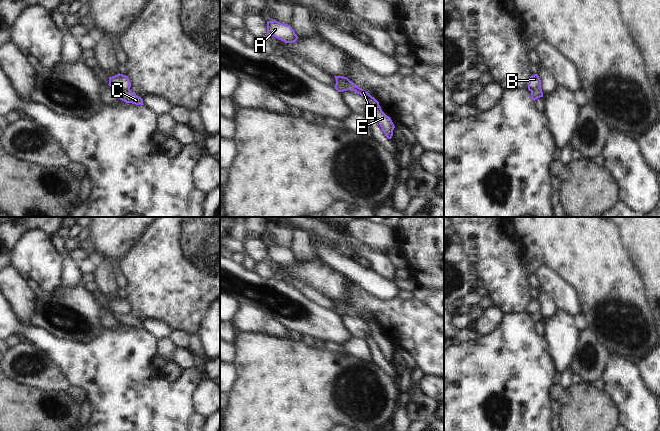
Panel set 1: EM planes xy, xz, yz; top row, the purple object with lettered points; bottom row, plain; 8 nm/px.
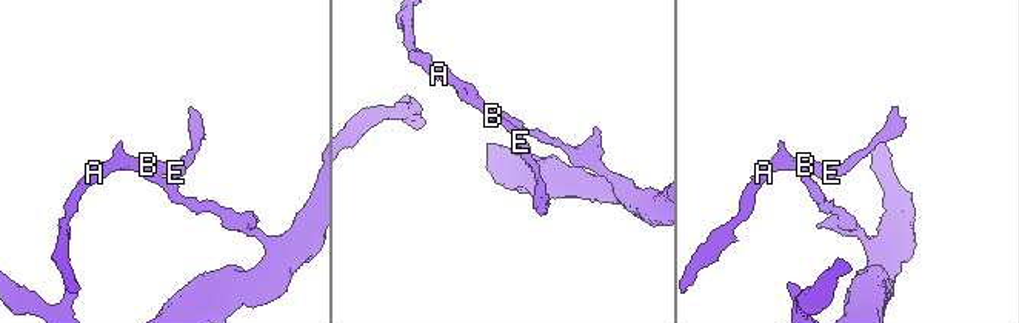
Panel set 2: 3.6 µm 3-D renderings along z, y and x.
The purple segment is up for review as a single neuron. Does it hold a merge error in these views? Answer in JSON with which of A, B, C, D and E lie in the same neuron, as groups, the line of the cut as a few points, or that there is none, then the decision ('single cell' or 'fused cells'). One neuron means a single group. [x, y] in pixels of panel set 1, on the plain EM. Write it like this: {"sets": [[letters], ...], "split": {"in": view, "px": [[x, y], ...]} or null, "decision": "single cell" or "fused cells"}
{"sets": [["A", "B", "D", "E"], ["C"]], "split": {"in": "xz", "px": [[336, 305], [354, 309]]}, "decision": "fused cells"}

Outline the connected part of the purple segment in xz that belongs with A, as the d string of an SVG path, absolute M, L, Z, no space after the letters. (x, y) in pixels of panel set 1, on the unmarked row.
M276 244L267 245L267 260L274 260L285 267L294 267L298 263L290 249Z

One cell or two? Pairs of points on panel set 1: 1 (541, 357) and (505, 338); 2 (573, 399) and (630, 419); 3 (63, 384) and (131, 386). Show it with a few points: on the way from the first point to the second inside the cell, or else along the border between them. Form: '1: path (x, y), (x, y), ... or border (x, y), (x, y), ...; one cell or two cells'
1: path (532, 357), (524, 357), (514, 347); one cell
2: border (607, 394), (617, 410), (619, 420); two cells
3: border (57, 364), (72, 385); two cells

